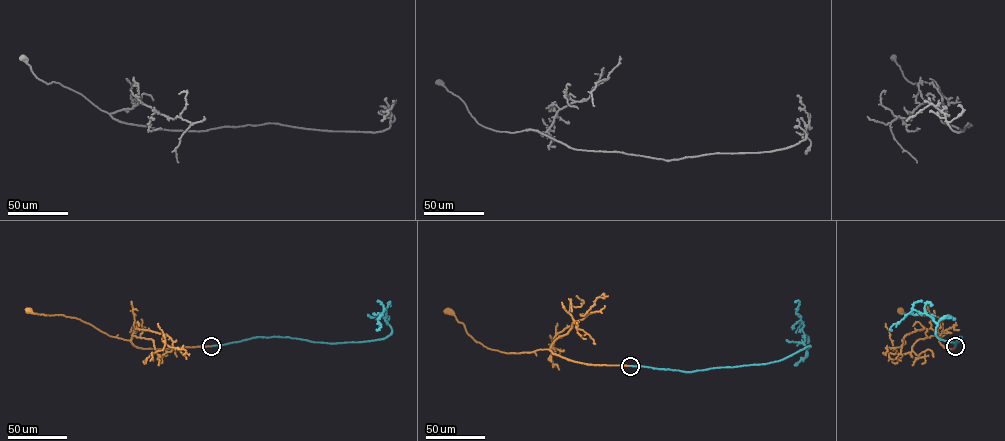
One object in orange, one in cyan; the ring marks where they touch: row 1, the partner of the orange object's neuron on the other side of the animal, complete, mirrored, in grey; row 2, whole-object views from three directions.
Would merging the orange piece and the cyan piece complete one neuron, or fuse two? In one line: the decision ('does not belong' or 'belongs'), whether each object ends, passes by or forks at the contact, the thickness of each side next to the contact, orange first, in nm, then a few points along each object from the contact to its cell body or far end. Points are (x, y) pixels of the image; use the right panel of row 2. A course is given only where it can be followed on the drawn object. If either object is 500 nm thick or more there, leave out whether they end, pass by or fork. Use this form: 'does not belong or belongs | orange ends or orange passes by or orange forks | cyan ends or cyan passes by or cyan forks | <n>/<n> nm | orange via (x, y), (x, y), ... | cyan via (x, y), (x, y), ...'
belongs | orange ends | cyan ends | 200/360 nm | orange via (955, 346), (946, 348), (938, 340), (942, 323), (938, 317), (913, 315), (901, 310) | cyan via (955, 346), (961, 337), (954, 343), (939, 338), (935, 333), (937, 324), (915, 310), (894, 324), (891, 330)

